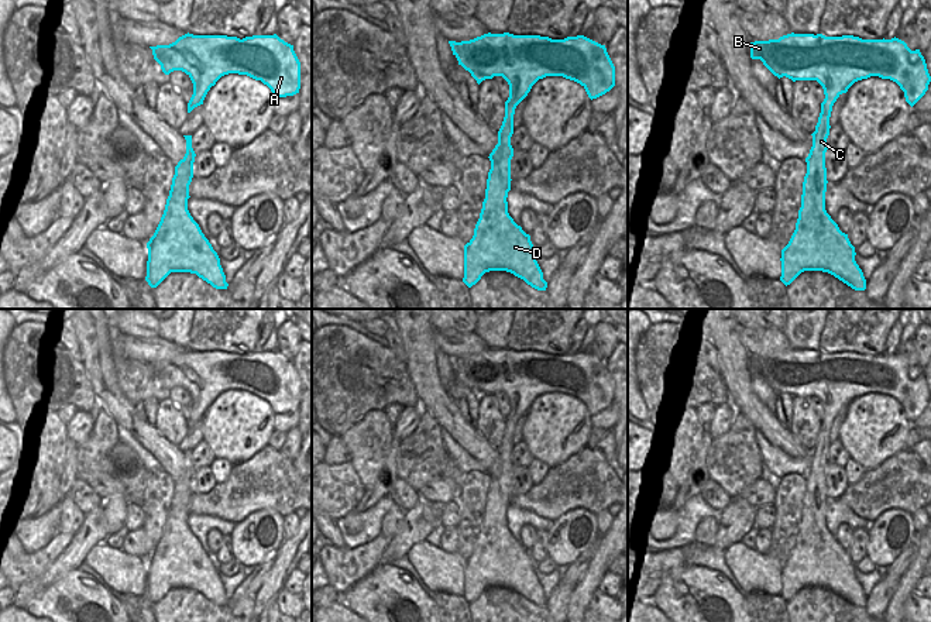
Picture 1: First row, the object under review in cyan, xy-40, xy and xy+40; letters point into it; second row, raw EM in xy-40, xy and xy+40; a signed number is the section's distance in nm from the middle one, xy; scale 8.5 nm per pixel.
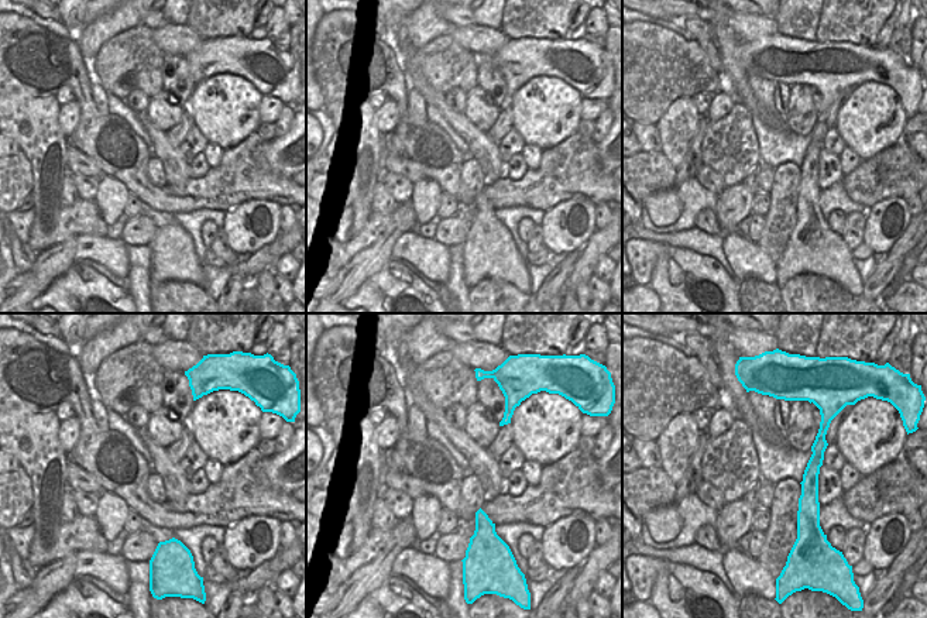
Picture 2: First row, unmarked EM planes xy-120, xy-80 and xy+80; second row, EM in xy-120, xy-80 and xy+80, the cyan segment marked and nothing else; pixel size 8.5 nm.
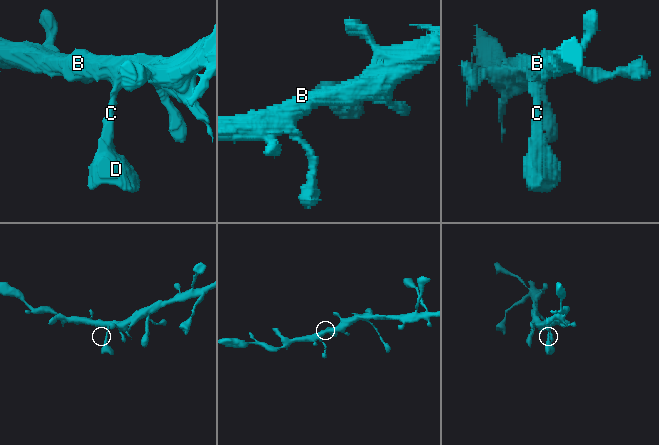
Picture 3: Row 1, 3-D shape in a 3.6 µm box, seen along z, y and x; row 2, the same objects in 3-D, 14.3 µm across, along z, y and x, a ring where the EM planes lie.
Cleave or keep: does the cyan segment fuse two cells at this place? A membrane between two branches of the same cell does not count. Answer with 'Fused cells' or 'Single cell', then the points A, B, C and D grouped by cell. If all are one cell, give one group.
Single cell. Groups: A B C D.

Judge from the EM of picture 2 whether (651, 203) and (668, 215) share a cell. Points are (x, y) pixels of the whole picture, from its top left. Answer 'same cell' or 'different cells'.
same cell

